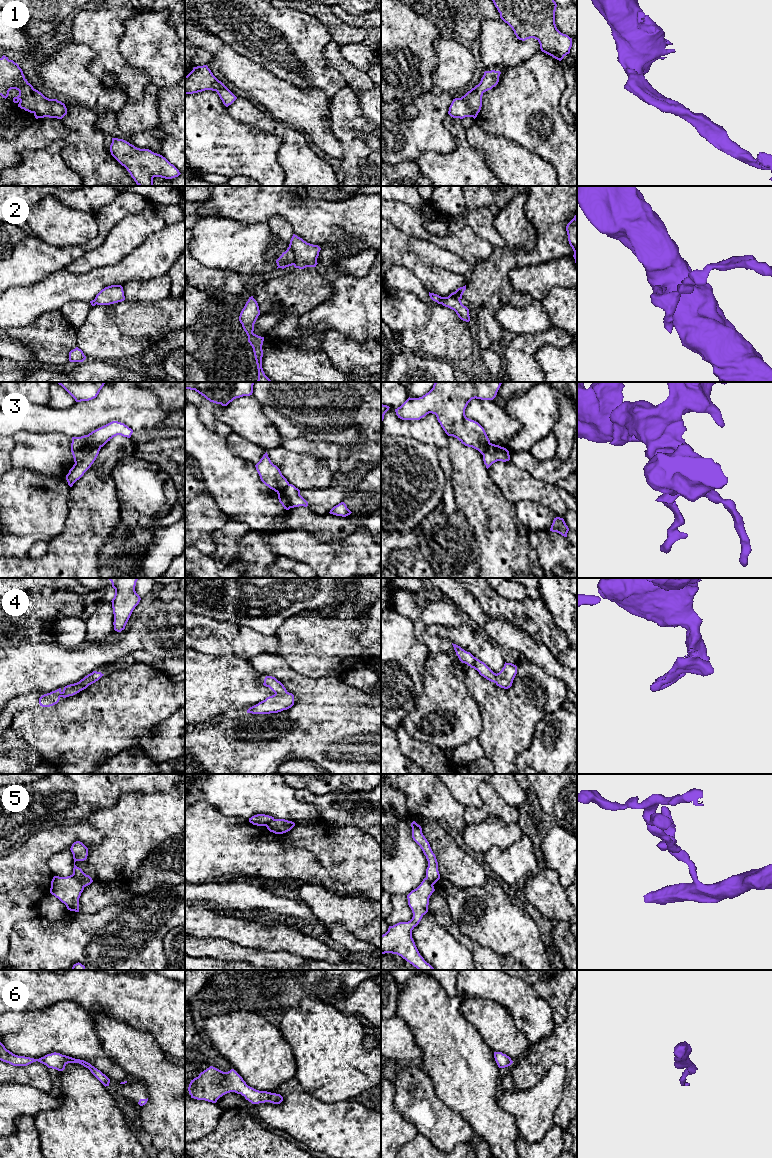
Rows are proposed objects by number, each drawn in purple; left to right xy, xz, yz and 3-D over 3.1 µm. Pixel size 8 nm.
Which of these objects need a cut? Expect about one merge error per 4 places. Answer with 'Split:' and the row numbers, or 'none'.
Split: 2, 3, 5

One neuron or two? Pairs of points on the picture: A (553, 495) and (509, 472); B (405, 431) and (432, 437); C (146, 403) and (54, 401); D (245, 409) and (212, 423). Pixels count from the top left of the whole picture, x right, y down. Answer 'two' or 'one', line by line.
A: one
B: one
C: two
D: two

